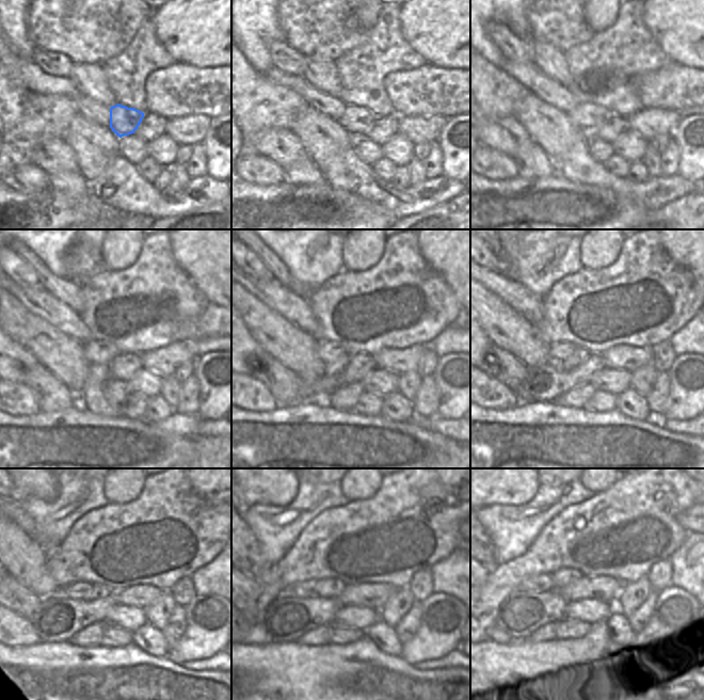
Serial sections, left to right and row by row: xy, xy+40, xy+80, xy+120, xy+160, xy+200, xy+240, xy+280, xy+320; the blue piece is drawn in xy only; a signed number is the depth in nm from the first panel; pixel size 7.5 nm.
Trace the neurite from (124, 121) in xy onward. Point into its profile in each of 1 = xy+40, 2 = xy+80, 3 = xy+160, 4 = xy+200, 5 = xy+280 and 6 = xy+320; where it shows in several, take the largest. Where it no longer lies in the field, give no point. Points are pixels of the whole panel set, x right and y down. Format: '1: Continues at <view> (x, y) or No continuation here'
1: Continues at xy+40 (357, 120)
2: Continues at xy+80 (587, 116)
3: Continues at xy+160 (329, 350)
4: Continues at xy+200 (563, 351)
5: Continues at xy+280 (312, 589)
6: Continues at xy+320 (538, 584).

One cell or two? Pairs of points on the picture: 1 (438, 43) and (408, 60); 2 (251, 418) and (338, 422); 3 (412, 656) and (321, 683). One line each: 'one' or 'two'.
1: two
2: one
3: two

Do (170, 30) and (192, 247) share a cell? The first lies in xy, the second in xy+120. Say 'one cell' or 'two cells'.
one cell

